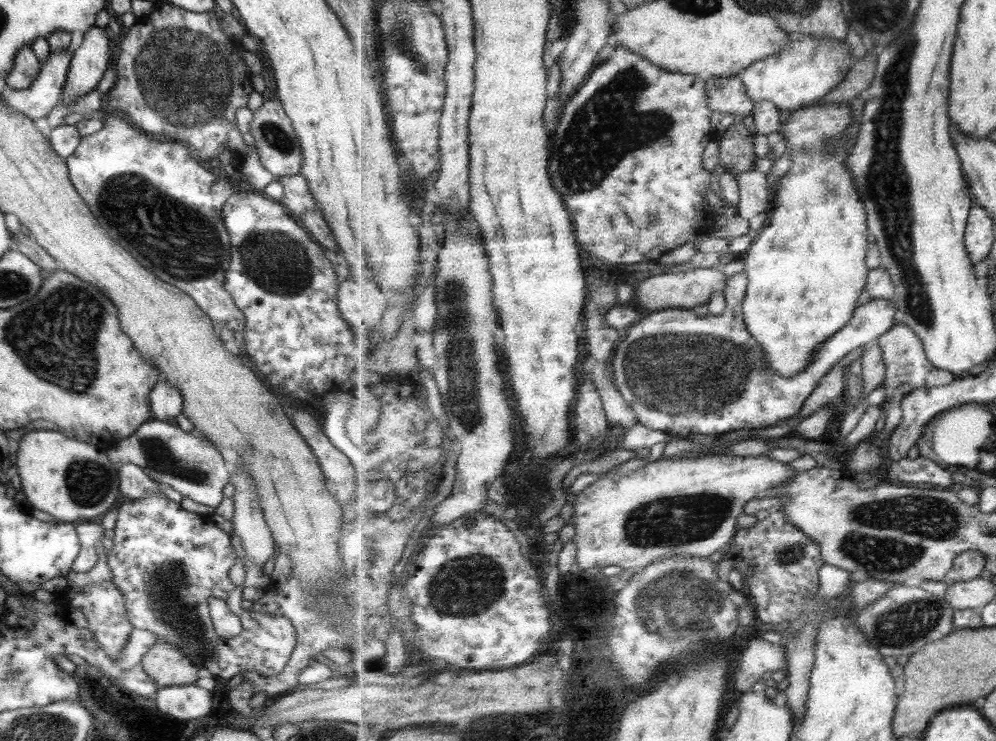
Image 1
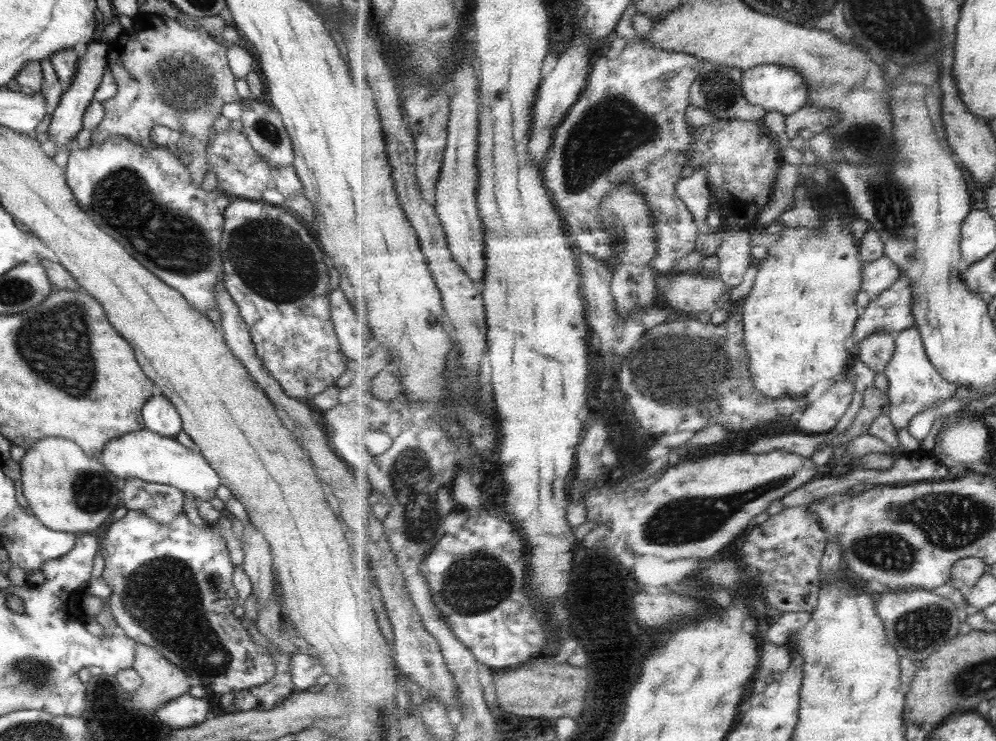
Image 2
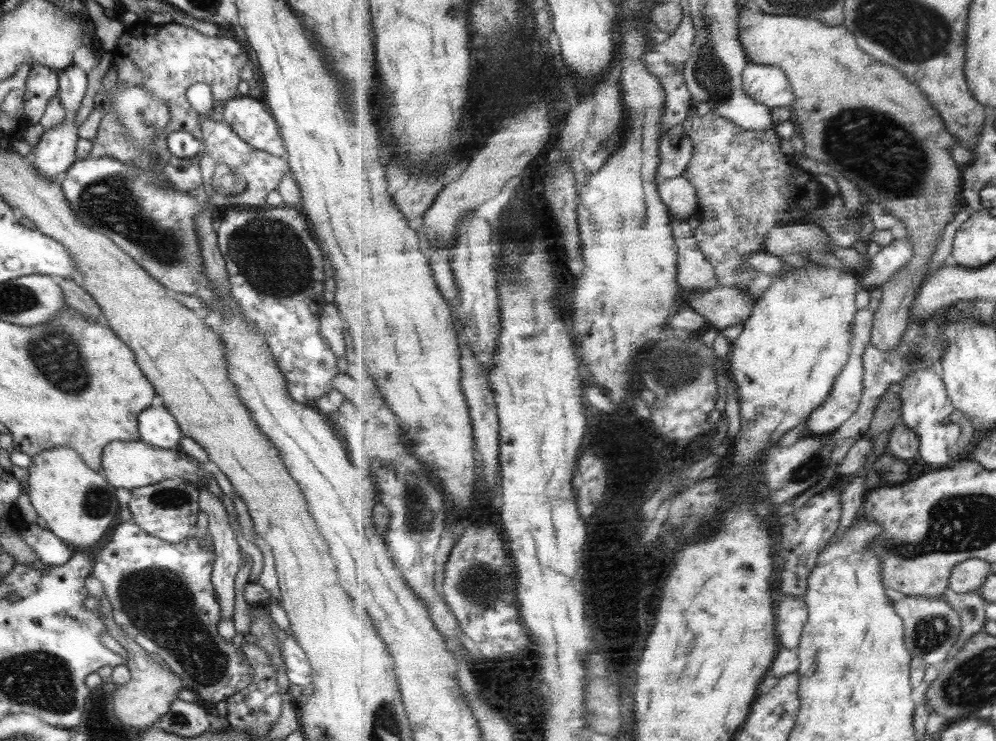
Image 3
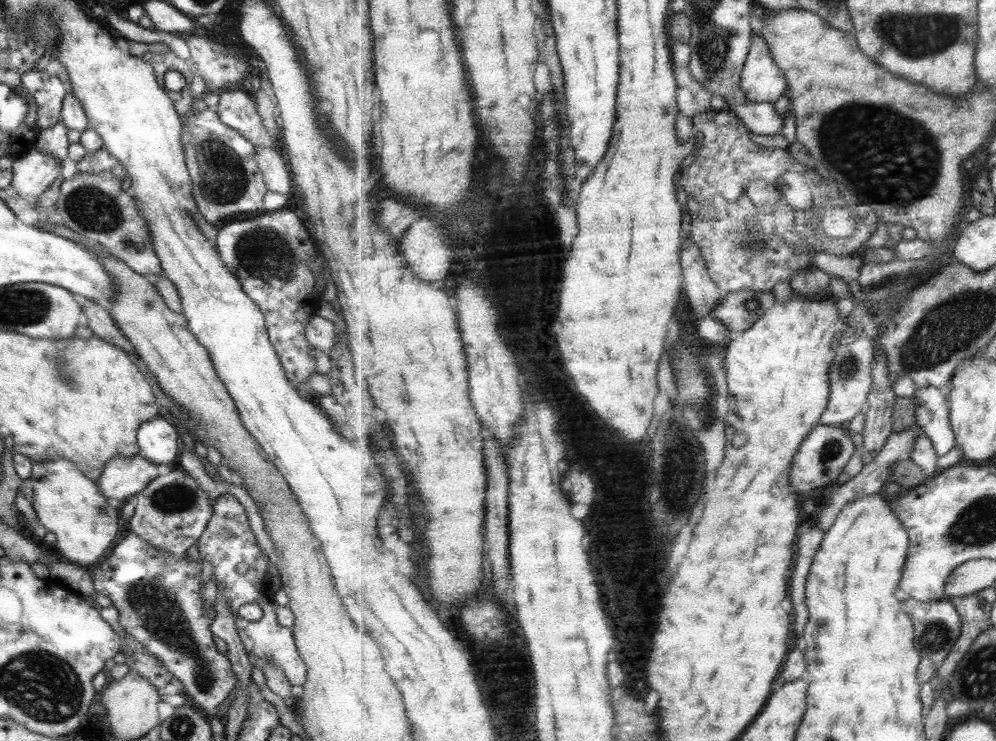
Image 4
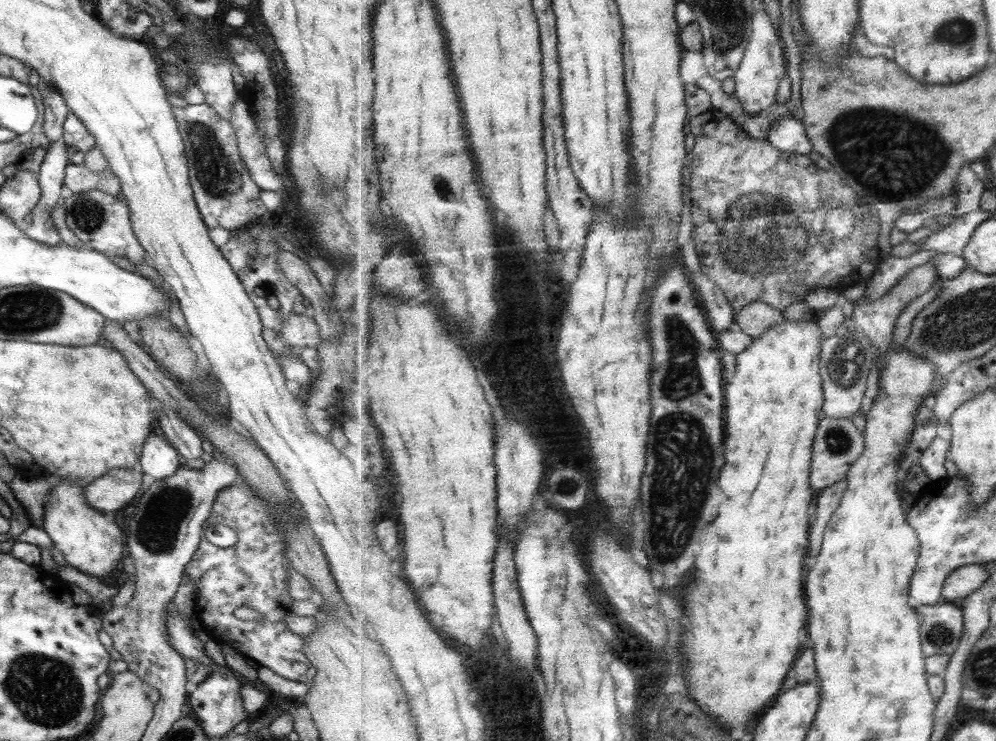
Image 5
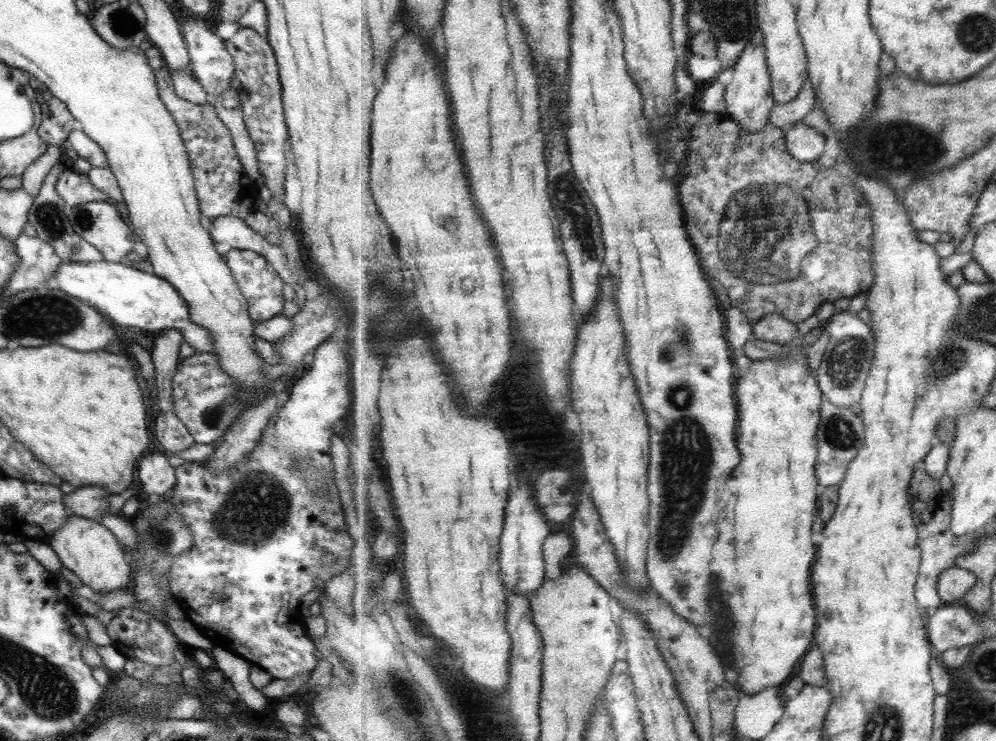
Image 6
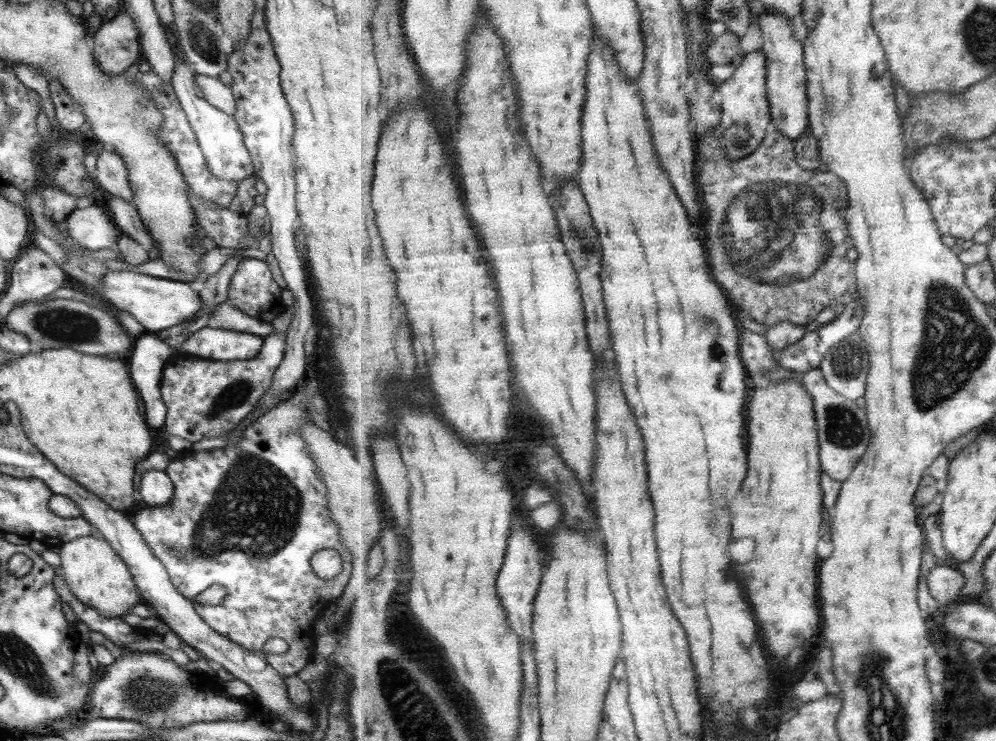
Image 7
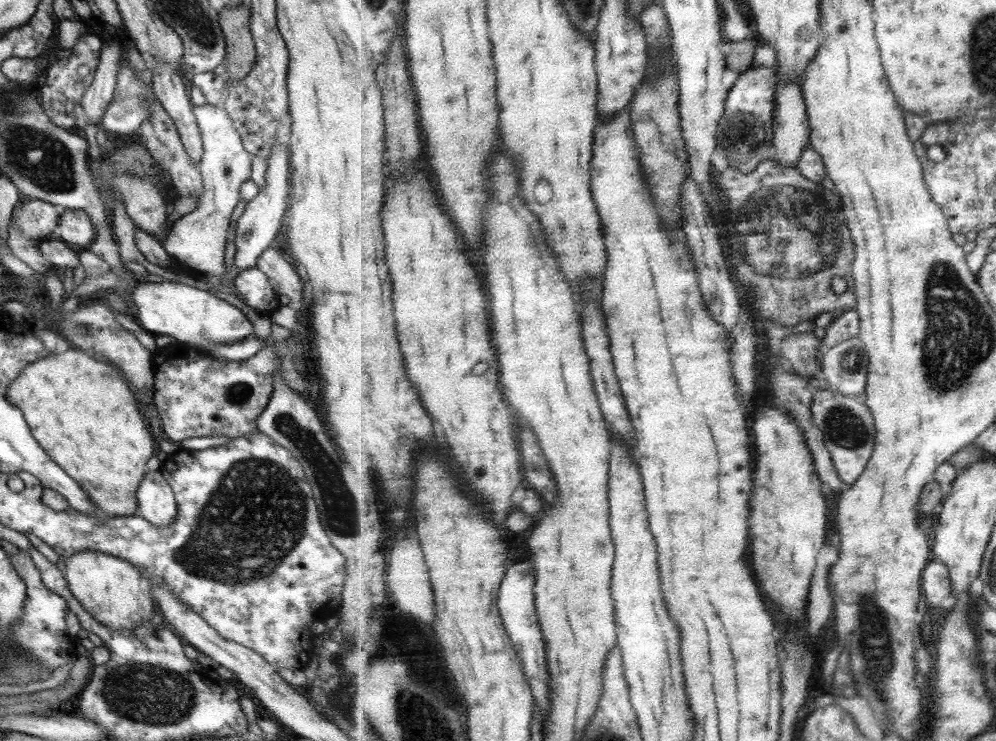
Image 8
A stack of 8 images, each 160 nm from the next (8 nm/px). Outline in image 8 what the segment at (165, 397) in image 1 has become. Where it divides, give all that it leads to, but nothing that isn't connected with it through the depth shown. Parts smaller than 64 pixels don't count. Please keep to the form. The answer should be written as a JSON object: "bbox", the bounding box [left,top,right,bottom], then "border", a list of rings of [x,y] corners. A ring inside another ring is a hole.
{"bbox":[134,472,177,526],"border":[[[147,472],[136,490],[134,515],[148,520],[155,526],[168,525],[175,517],[177,507],[174,492],[159,472]]]}

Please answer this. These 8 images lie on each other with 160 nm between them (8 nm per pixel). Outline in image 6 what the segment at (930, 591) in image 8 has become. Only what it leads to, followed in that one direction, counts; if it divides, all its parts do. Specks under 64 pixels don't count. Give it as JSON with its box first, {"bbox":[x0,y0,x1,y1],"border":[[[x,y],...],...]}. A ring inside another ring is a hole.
{"bbox":[938,566,977,604],"border":[[[953,566],[944,570],[938,580],[938,591],[946,604],[962,603],[964,596],[969,592],[977,582],[977,576],[966,568]]]}

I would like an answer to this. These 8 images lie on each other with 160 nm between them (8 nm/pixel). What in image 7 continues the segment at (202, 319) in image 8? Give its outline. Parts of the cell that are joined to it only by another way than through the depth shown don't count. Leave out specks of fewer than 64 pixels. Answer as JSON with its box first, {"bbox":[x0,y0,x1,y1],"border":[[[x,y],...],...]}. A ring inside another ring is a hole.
{"bbox":[77,271,274,338],"border":[[[116,271],[106,272],[100,278],[100,283],[101,286],[97,290],[85,286],[85,283],[81,283],[77,288],[81,288],[85,294],[99,294],[101,299],[113,305],[113,308],[120,312],[128,312],[143,326],[145,332],[151,334],[185,322],[196,315],[203,306],[193,285],[171,279],[155,278],[138,272]],[[223,302],[213,308],[210,312],[210,318],[219,324],[219,328],[225,330],[247,333],[262,338],[274,332],[273,323],[266,323],[255,317],[247,316],[228,302]]]}

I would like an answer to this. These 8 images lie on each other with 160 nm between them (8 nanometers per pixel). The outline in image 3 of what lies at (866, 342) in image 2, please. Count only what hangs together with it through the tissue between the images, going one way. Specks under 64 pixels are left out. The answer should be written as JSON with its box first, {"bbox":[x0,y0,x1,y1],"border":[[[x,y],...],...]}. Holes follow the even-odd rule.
{"bbox":[740,5,962,350],"border":[[[752,5],[742,6],[740,17],[740,40],[750,61],[782,68],[791,81],[796,94],[793,120],[805,144],[803,154],[839,170],[845,178],[871,194],[871,202],[906,226],[908,238],[914,244],[914,256],[909,265],[880,288],[881,305],[874,316],[870,340],[870,344],[877,348],[893,350],[910,328],[910,308],[921,294],[919,290],[923,288],[926,276],[933,272],[929,264],[937,244],[941,242],[941,234],[962,204],[962,174],[949,149],[958,140],[953,132],[947,130],[945,120],[941,120],[939,112],[931,106],[928,95],[921,92],[904,72],[867,54],[859,46],[855,33],[843,25],[835,27],[803,16],[764,13]]]}

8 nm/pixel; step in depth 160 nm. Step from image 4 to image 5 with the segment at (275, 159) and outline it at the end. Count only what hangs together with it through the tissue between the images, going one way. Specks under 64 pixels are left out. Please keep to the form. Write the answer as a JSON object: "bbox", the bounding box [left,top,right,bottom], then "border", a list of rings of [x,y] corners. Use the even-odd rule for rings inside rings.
{"bbox":[231,98,283,192],"border":[[[239,98],[231,107],[231,126],[235,129],[239,156],[244,162],[250,179],[260,188],[269,192],[283,192],[283,178],[273,171],[265,154],[265,147],[248,106]]]}

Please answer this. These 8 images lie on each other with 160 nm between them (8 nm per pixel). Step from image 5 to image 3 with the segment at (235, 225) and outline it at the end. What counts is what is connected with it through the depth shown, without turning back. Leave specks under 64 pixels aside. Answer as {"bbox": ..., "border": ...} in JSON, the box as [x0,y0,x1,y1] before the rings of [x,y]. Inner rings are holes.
{"bbox":[198,117,293,208],"border":[[[203,117],[200,129],[203,148],[198,162],[202,176],[199,187],[204,192],[200,197],[213,208],[261,206],[265,202],[265,196],[279,186],[284,174],[289,174],[293,178],[290,167],[282,159],[254,149],[241,140],[223,120],[214,121],[212,118]]]}

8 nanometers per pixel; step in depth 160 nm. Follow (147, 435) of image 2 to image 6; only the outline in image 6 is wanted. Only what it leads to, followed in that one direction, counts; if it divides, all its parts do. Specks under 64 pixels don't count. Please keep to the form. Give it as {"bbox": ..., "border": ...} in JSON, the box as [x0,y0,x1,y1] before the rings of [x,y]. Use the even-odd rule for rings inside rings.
{"bbox":[63,485,110,518],"border":[[[97,485],[77,487],[73,492],[63,494],[63,506],[68,514],[83,518],[102,518],[109,512],[107,496],[110,492]]]}

